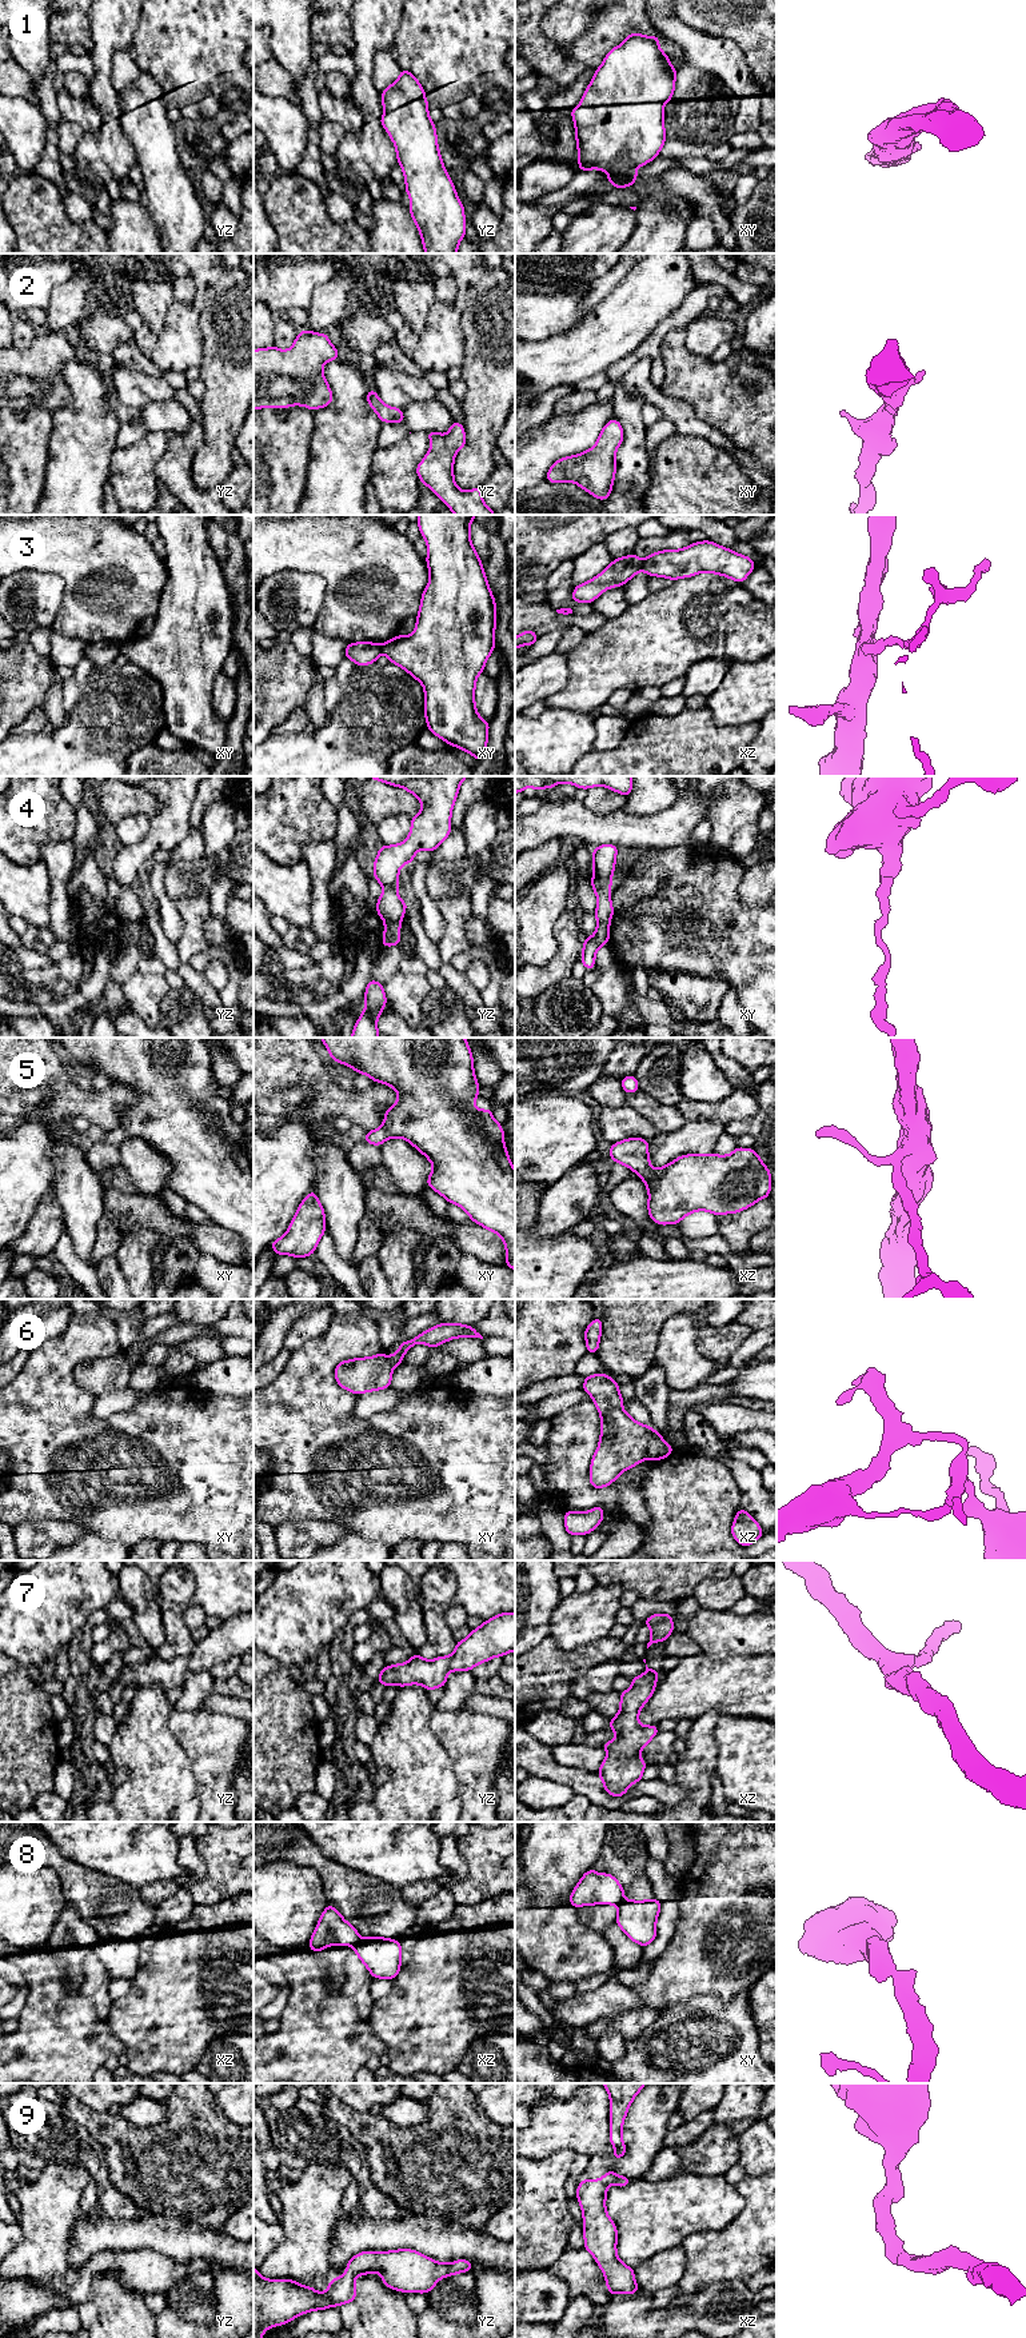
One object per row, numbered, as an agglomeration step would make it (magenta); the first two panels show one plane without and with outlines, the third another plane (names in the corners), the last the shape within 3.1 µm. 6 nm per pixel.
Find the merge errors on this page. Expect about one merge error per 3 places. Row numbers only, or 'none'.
3, 4, 6, 8

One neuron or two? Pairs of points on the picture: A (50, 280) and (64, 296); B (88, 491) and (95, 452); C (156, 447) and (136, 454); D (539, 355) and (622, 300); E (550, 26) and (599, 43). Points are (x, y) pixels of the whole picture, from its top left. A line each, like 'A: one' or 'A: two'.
A: two
B: one
C: one
D: one
E: two

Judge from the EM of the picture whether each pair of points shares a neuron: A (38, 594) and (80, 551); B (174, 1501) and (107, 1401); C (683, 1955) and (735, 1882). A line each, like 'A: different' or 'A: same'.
A: different
B: different
C: same

